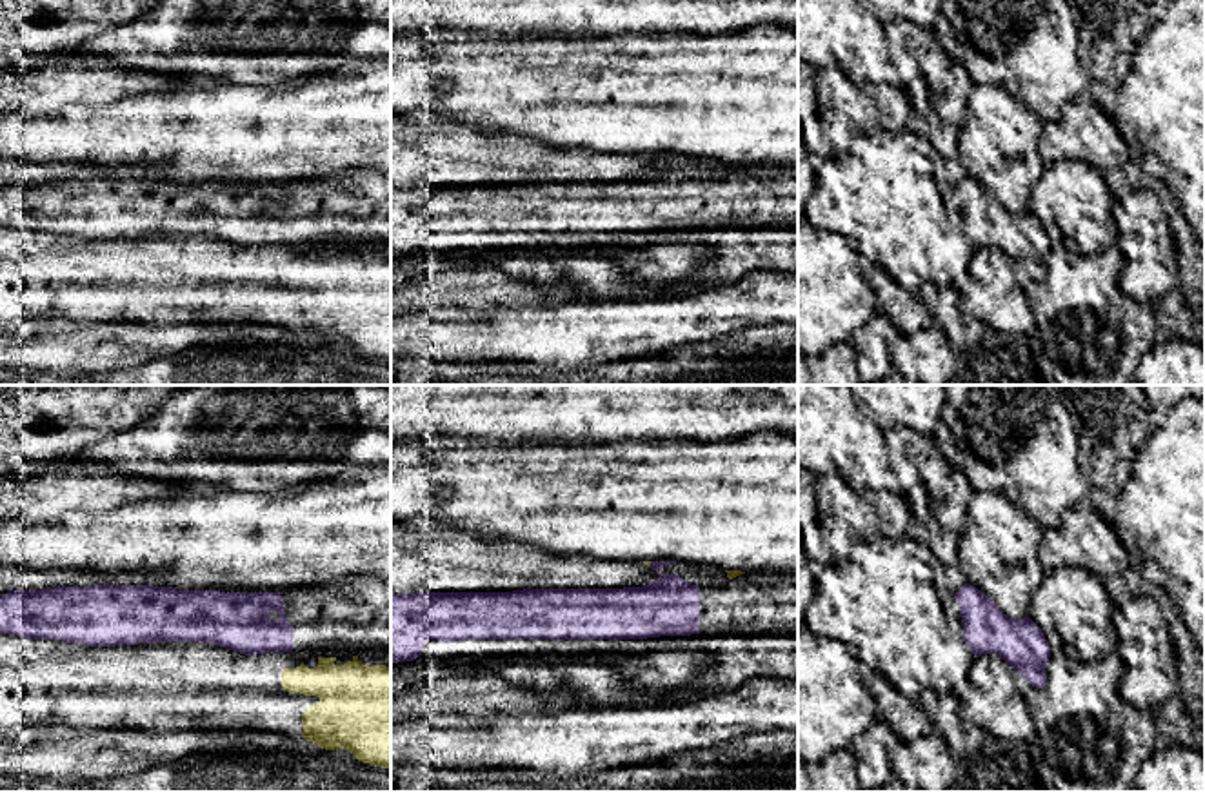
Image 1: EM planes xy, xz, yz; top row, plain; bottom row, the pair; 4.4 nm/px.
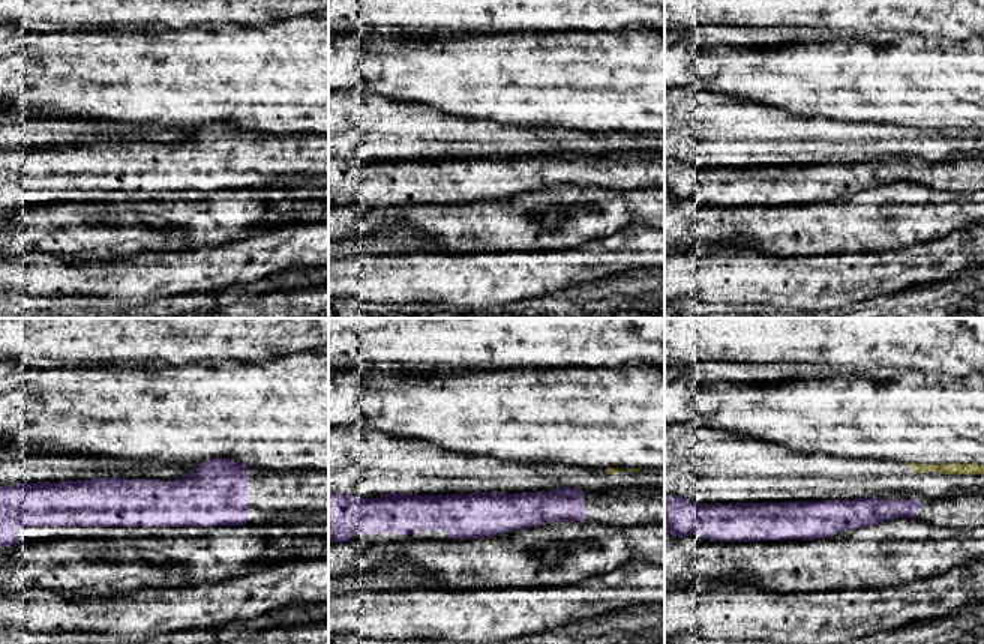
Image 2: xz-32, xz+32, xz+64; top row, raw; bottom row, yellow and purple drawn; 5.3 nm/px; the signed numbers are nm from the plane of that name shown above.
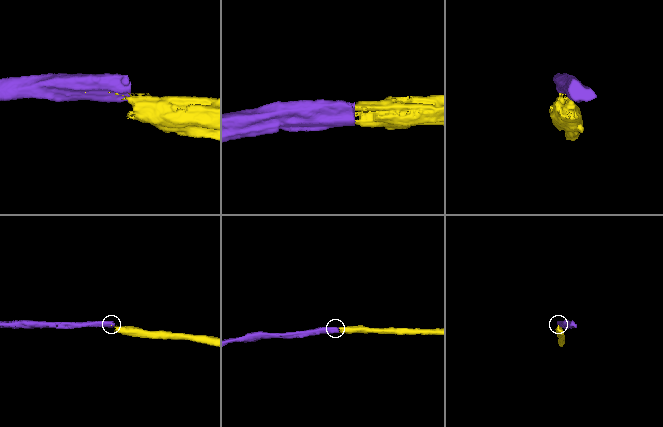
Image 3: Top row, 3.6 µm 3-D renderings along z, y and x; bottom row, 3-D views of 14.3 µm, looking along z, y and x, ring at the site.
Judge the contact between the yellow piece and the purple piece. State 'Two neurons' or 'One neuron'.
Two neurons

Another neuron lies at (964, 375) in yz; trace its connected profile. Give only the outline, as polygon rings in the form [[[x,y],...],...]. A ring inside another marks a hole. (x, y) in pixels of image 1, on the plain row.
[[[985,331],[980,342],[956,351],[956,385],[1049,385],[1038,372],[1027,336]]]

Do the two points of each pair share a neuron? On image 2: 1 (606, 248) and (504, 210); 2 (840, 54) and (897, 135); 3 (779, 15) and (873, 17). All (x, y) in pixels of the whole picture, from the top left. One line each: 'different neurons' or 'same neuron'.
1: different neurons
2: different neurons
3: same neuron

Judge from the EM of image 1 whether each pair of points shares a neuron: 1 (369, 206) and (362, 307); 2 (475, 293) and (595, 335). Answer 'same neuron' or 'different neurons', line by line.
1: different neurons
2: different neurons

